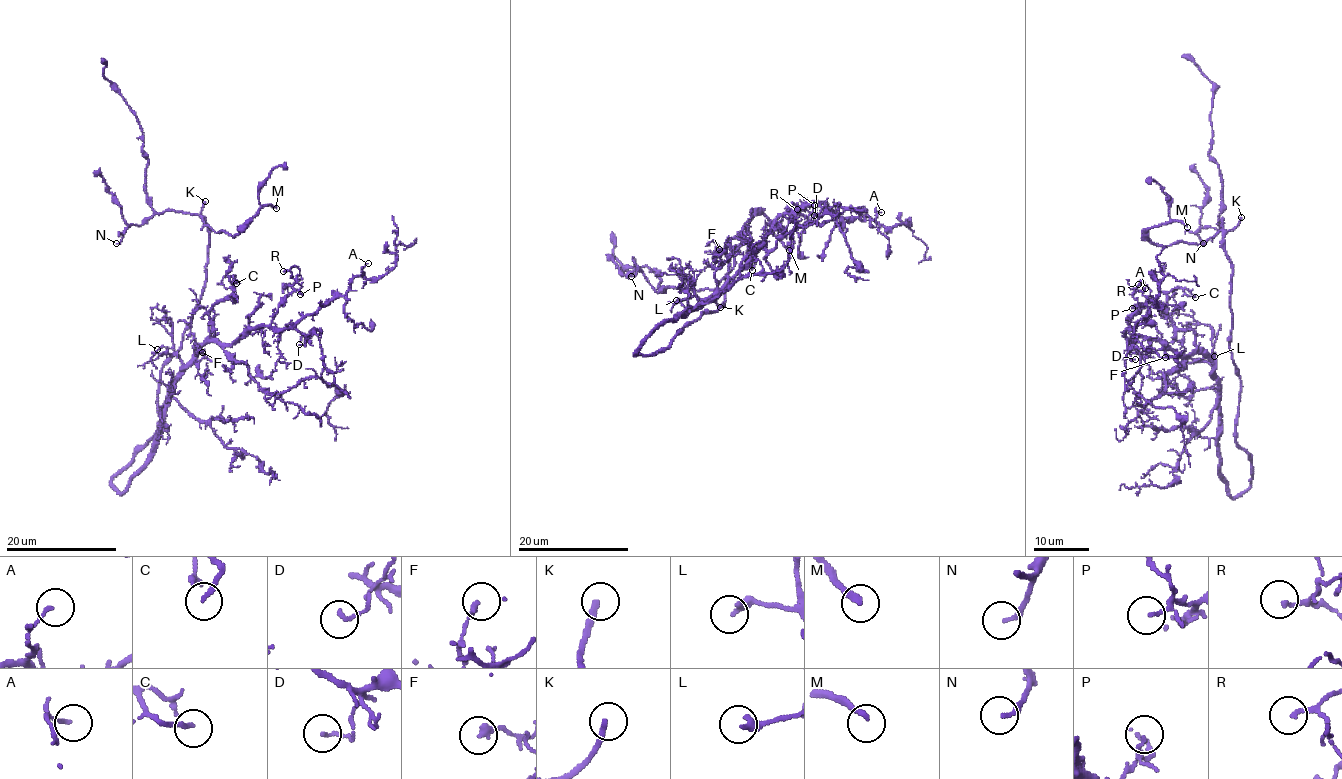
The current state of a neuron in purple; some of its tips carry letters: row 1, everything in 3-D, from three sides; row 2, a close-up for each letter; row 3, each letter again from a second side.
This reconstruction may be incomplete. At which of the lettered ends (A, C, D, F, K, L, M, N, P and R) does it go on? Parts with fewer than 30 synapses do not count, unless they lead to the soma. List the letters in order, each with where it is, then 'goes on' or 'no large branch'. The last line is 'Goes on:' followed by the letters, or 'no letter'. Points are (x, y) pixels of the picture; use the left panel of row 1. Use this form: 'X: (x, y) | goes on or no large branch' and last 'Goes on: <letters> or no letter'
A: (368, 263) | no large branch
C: (236, 283) | no large branch
D: (299, 344) | no large branch
F: (202, 352) | no large branch
K: (205, 201) | goes on
L: (157, 349) | no large branch
M: (276, 208) | goes on
N: (116, 243) | no large branch
P: (300, 294) | no large branch
R: (283, 271) | no large branch
Goes on: K, M

